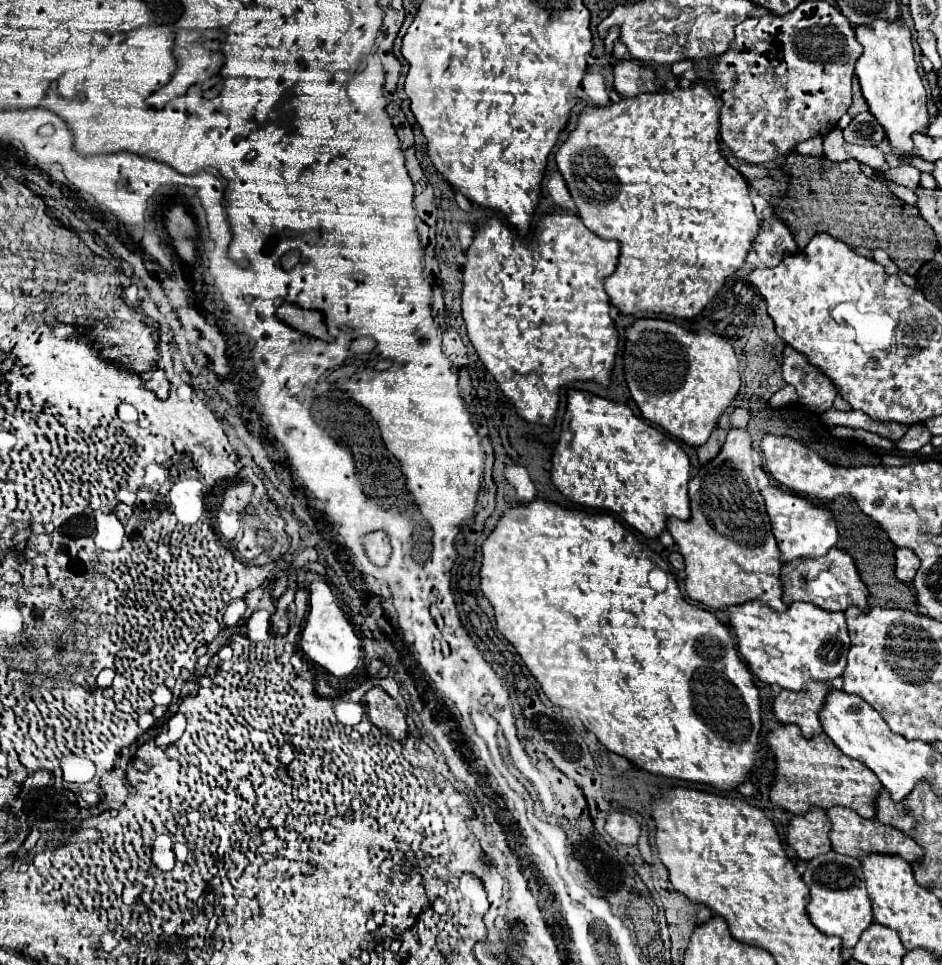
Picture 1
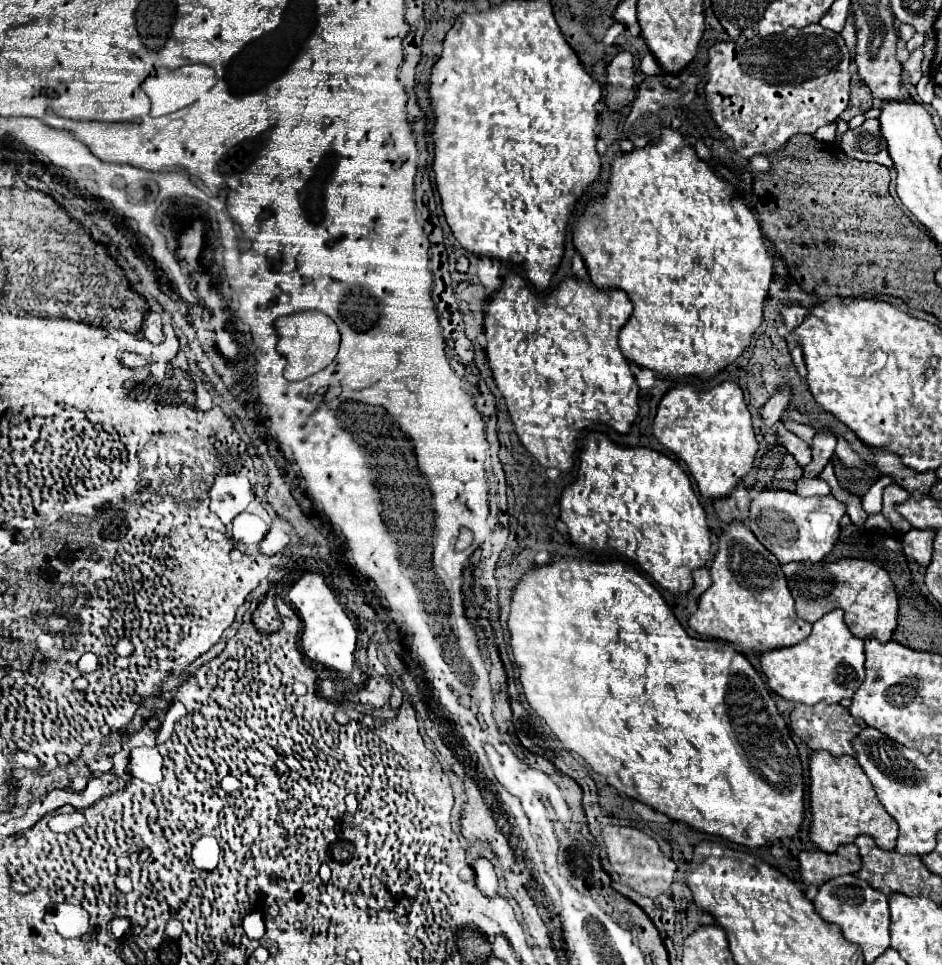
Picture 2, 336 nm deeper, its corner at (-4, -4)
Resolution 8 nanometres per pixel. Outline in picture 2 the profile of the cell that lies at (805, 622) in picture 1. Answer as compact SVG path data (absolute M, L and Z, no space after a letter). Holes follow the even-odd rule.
M834 608L826 616L814 622L812 634L808 640L802 640L794 646L788 648L776 648L770 652L760 654L760 664L762 672L768 678L768 686L782 698L800 702L800 704L816 704L816 702L826 702L826 704L836 704L842 698L852 698L852 694L860 688L864 680L864 640L856 638L848 626L844 624L844 612L840 608Z

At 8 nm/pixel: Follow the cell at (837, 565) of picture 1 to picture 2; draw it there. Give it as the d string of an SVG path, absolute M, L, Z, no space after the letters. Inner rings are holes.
M842 558L838 562L792 562L782 566L788 588L796 600L796 614L806 622L816 622L832 608L844 610L844 620L856 638L876 638L888 642L896 628L898 598L884 568L862 558Z

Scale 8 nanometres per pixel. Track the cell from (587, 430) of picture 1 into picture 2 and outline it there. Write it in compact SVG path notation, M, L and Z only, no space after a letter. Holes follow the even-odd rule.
M586 432L578 456L578 478L564 488L560 508L560 518L578 546L598 552L614 550L640 564L674 594L686 594L692 588L690 572L706 566L710 558L712 544L704 508L688 474L662 452L622 448L606 434Z

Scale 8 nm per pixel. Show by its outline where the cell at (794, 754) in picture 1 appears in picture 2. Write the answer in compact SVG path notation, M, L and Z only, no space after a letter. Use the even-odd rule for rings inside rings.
M818 750L810 756L810 812L810 840L824 852L834 852L840 844L852 842L858 834L870 834L882 850L896 846L898 826L882 808L872 782L854 756L834 758L826 750Z

